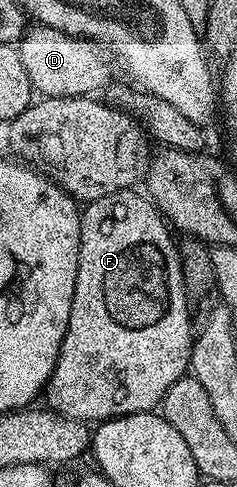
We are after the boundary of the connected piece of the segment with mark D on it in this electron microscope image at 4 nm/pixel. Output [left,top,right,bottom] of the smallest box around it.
[16,26,114,99]

